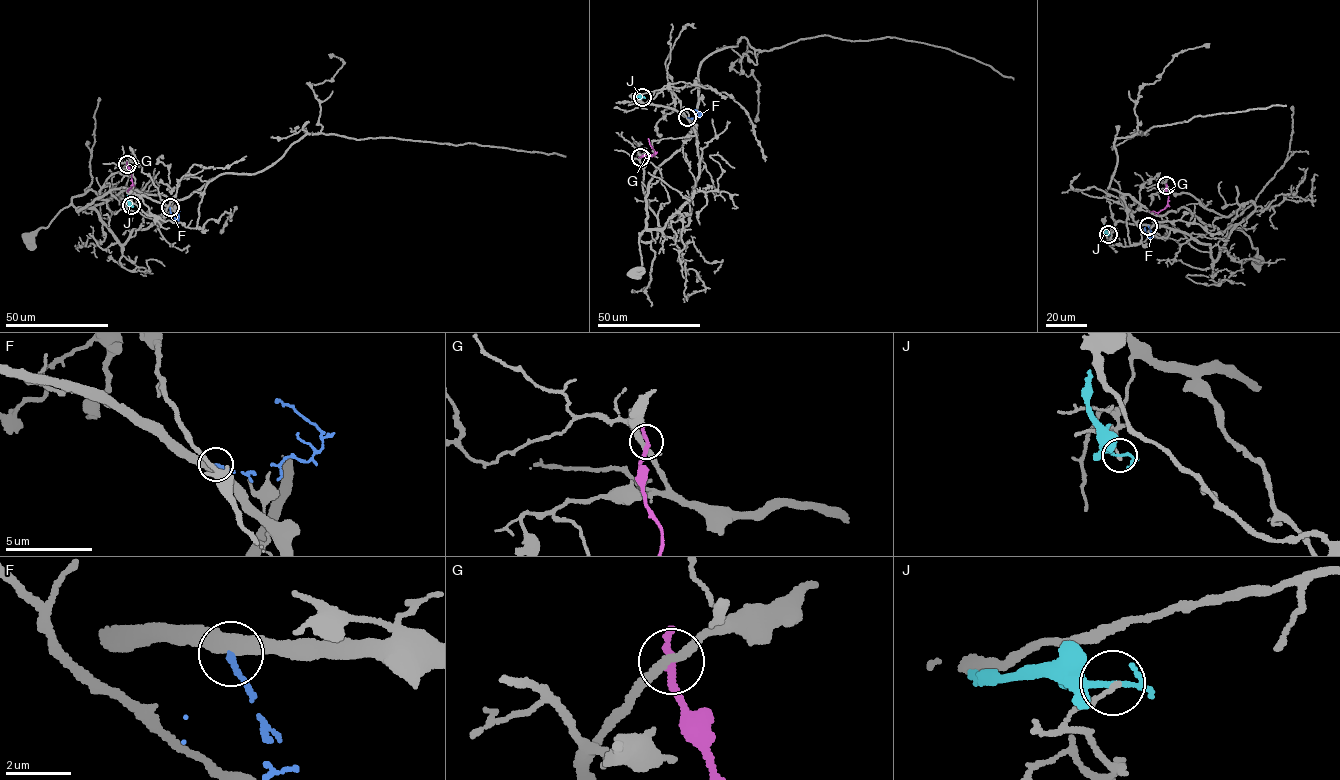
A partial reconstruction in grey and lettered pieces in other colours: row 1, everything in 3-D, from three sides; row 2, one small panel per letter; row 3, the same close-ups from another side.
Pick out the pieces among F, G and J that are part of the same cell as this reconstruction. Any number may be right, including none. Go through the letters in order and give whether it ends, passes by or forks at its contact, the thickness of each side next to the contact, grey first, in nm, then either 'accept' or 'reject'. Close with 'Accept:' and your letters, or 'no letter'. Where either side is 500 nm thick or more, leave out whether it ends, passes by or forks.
F: it ends; calibres 460 and 180 nm; reject
G: it ends; calibres 300 and 280 nm; reject
J: it forks; calibres 140 and 120 nm; reject
Accept: no letter

